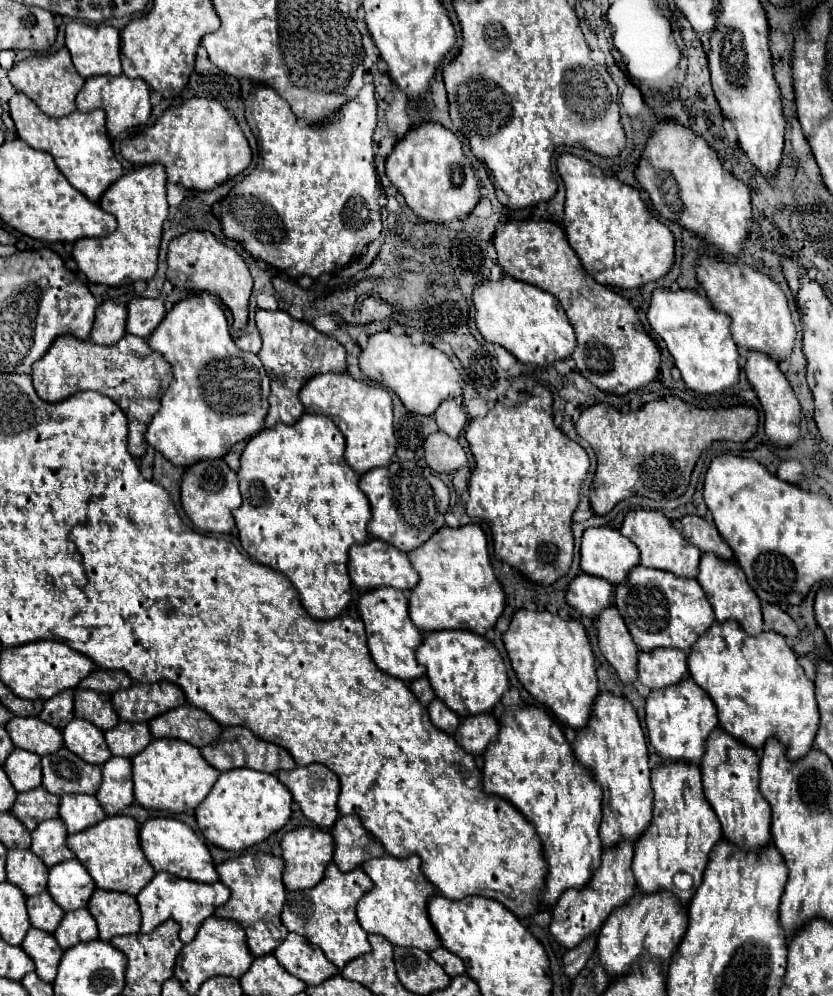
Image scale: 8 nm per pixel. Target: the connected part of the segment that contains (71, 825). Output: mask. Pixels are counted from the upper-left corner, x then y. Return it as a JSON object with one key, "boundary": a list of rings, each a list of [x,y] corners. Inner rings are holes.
{"boundary":[[[64,794],[60,796],[60,820],[66,824],[68,834],[82,832],[88,826],[104,820],[106,814],[98,800],[88,794]]]}

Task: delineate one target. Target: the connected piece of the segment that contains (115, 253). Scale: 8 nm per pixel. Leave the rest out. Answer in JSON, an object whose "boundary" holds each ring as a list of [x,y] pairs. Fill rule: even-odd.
{"boundary":[[[150,164],[124,174],[100,198],[100,208],[116,216],[118,228],[106,238],[82,238],[74,244],[72,256],[88,282],[104,286],[124,286],[136,280],[150,280],[156,274],[162,224],[168,218],[166,172],[160,164]]]}

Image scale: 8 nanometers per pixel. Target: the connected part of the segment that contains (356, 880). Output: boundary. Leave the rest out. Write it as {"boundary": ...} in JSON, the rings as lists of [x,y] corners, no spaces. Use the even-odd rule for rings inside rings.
{"boundary":[[[334,862],[328,864],[324,878],[312,890],[292,890],[286,892],[286,902],[282,910],[282,922],[290,932],[306,936],[312,944],[322,948],[326,958],[342,970],[356,956],[368,954],[368,934],[360,928],[356,920],[356,902],[364,892],[372,888],[372,880],[362,872],[362,868],[354,868],[350,872],[340,872]]]}

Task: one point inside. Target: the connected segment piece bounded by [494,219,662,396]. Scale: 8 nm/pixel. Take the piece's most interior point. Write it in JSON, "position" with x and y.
{"position":[614,353]}

